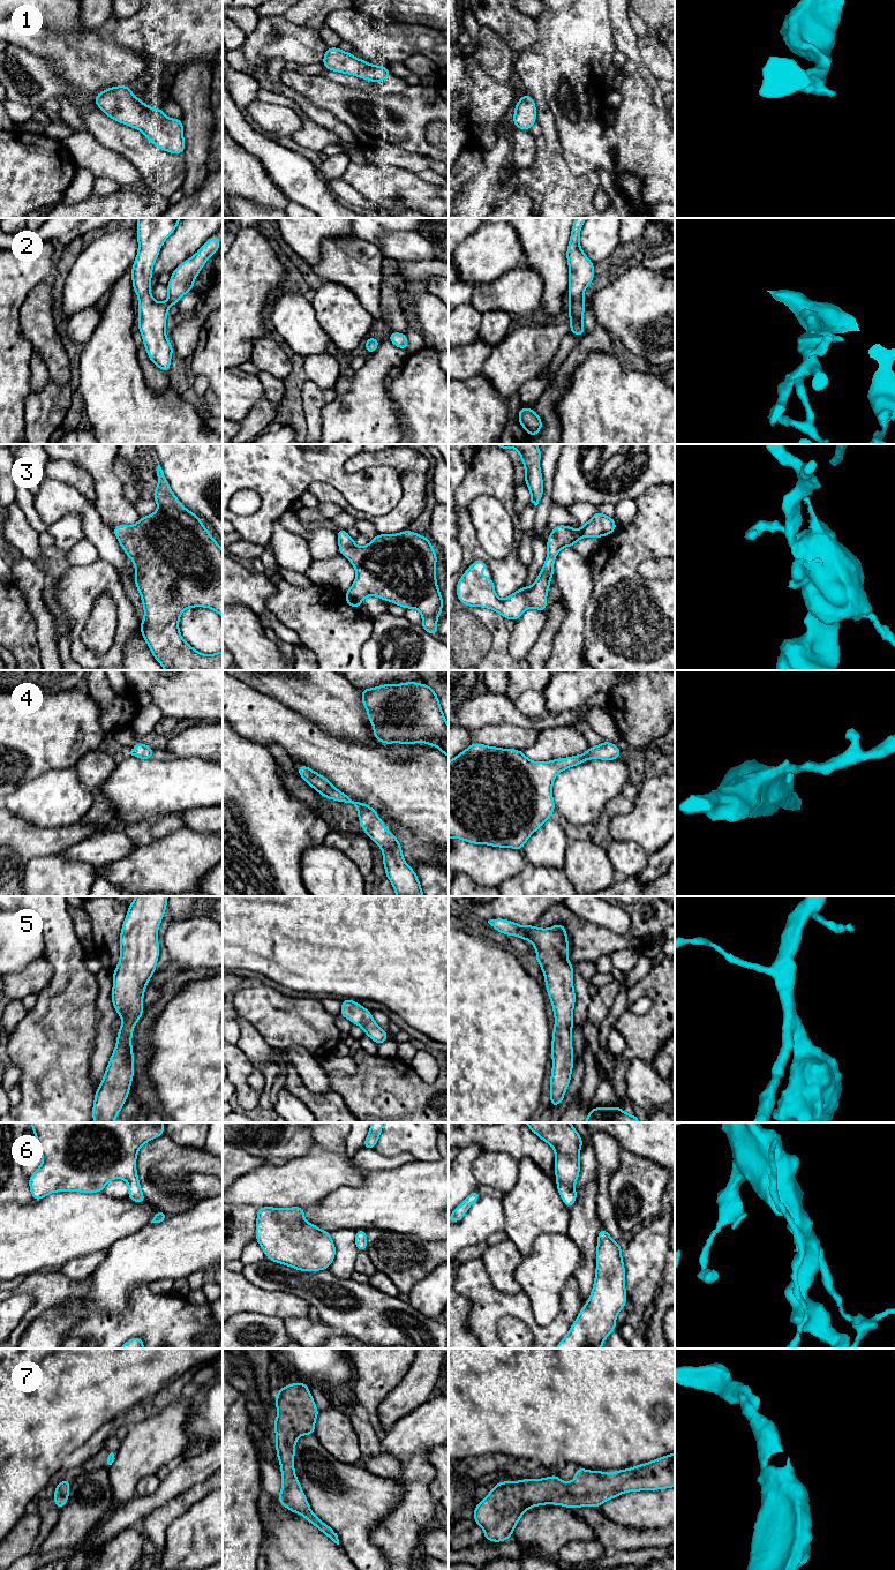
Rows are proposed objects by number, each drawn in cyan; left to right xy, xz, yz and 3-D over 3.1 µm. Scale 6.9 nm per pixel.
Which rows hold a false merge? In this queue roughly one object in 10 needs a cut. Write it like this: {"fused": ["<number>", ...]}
{"fused": []}

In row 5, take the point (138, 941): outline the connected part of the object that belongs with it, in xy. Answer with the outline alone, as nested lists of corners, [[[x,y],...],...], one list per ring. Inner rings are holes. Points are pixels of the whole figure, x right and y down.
[[[136,896],[127,910],[120,933],[120,961],[113,971],[112,1004],[122,1019],[115,1049],[110,1058],[104,1077],[95,1092],[93,1122],[114,1122],[122,1109],[134,1076],[131,1037],[134,1026],[143,1015],[143,996],[148,982],[156,972],[159,957],[158,927],[164,917],[168,896]]]

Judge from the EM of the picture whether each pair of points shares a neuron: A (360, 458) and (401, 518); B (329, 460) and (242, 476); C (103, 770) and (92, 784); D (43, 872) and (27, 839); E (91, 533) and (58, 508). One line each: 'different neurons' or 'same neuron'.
A: same neuron
B: same neuron
C: same neuron
D: different neurons
E: same neuron

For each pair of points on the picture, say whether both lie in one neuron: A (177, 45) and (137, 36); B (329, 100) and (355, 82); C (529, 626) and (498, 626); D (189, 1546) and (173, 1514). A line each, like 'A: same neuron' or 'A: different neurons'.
A: same neuron
B: different neurons
C: different neurons
D: different neurons

